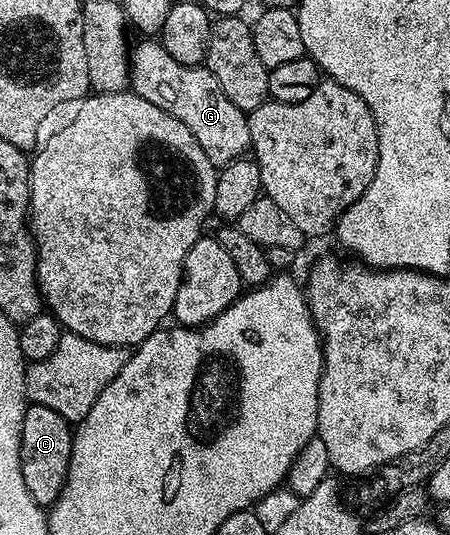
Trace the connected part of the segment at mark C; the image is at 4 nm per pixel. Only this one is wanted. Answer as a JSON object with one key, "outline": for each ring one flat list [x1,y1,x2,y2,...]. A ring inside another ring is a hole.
{"outline":[[41,404,25,407,20,435,20,465,22,482,26,482,26,490,30,490,36,504,52,506,59,499,68,478,73,435,69,421,64,420,62,414]]}

